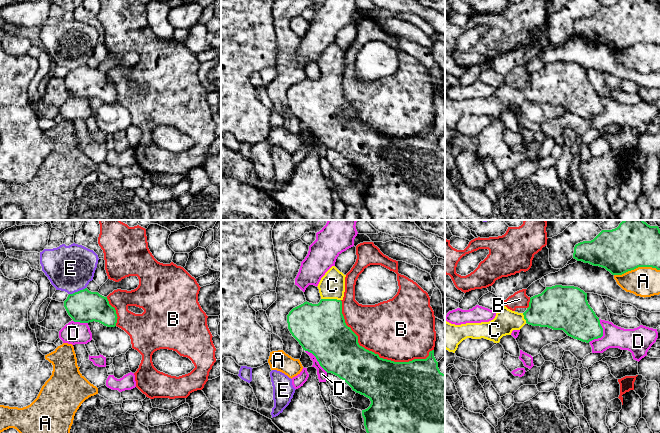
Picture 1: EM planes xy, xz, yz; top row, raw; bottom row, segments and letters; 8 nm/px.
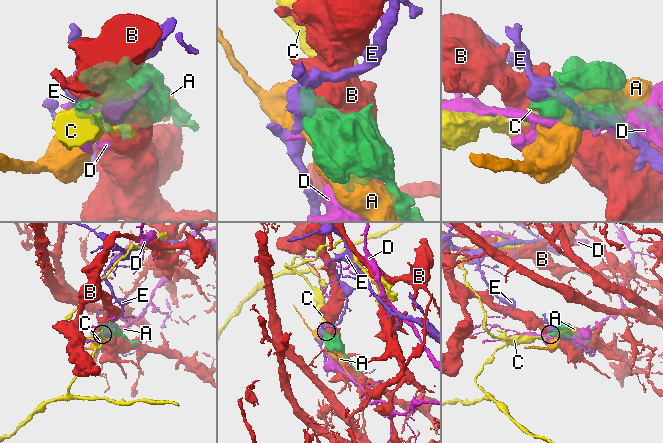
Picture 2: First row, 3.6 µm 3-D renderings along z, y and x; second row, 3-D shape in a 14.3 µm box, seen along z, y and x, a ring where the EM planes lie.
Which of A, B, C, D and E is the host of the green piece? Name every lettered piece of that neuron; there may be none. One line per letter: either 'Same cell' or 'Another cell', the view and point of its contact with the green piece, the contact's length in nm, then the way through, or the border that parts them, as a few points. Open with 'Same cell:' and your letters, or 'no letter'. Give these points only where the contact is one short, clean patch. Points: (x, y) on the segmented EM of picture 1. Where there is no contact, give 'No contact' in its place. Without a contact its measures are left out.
Same cell: C
A: Another cell. Touches green at yz (636, 267). Shared border 380 nm
B: Another cell. Touches green at xz (374, 353). Shared border 850 nm
C: Same cell. Touches green at xz (331, 299). Shared border 160 nm. Path across: xz (320, 328), (329, 310), (331, 299), (332, 285)
D: Another cell. Touches green at yz (602, 334). Shared border 220 nm
E: Another cell. Touches green at xy (78, 291). Shared border 150 nm. Boundary: xy (85, 287), (69, 294)

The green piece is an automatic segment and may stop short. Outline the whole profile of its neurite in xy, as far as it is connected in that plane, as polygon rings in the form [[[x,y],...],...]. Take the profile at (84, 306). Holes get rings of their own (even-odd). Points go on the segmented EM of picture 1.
[[[87,288],[69,294],[64,301],[64,307],[74,322],[99,322],[107,327],[115,327],[117,314],[109,304],[107,297],[98,292],[91,292]]]

